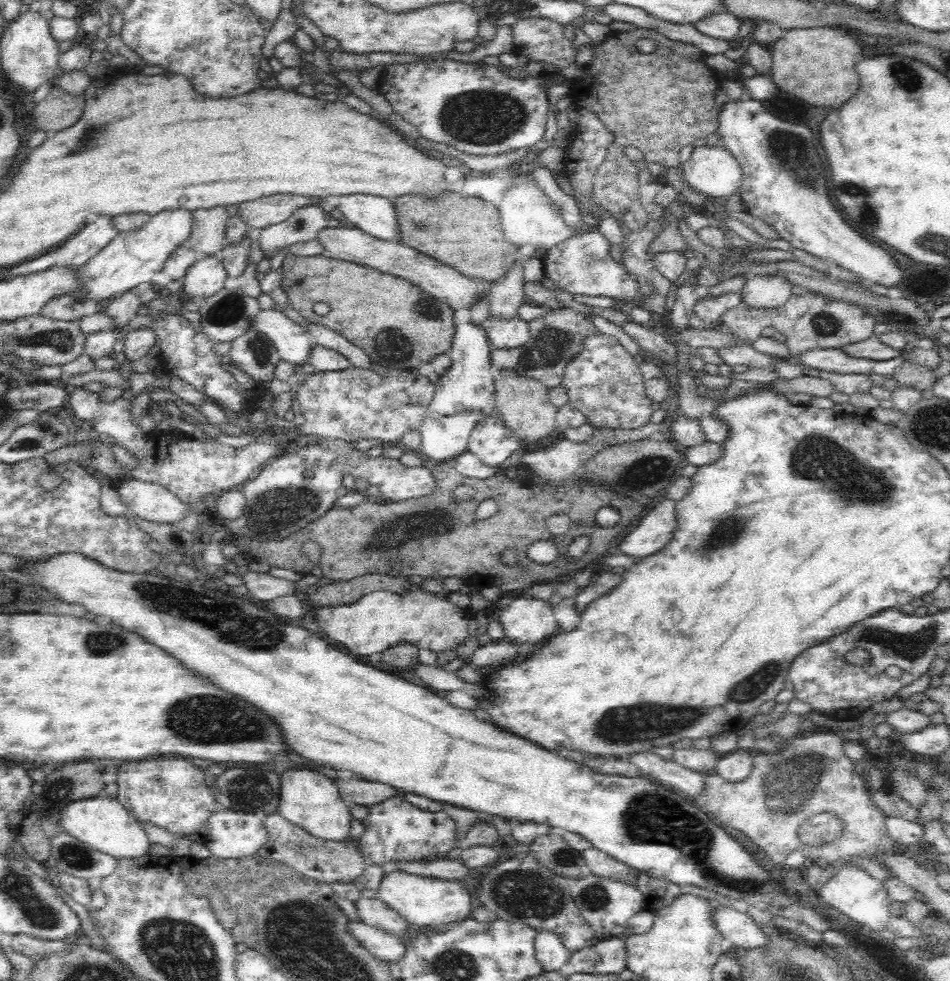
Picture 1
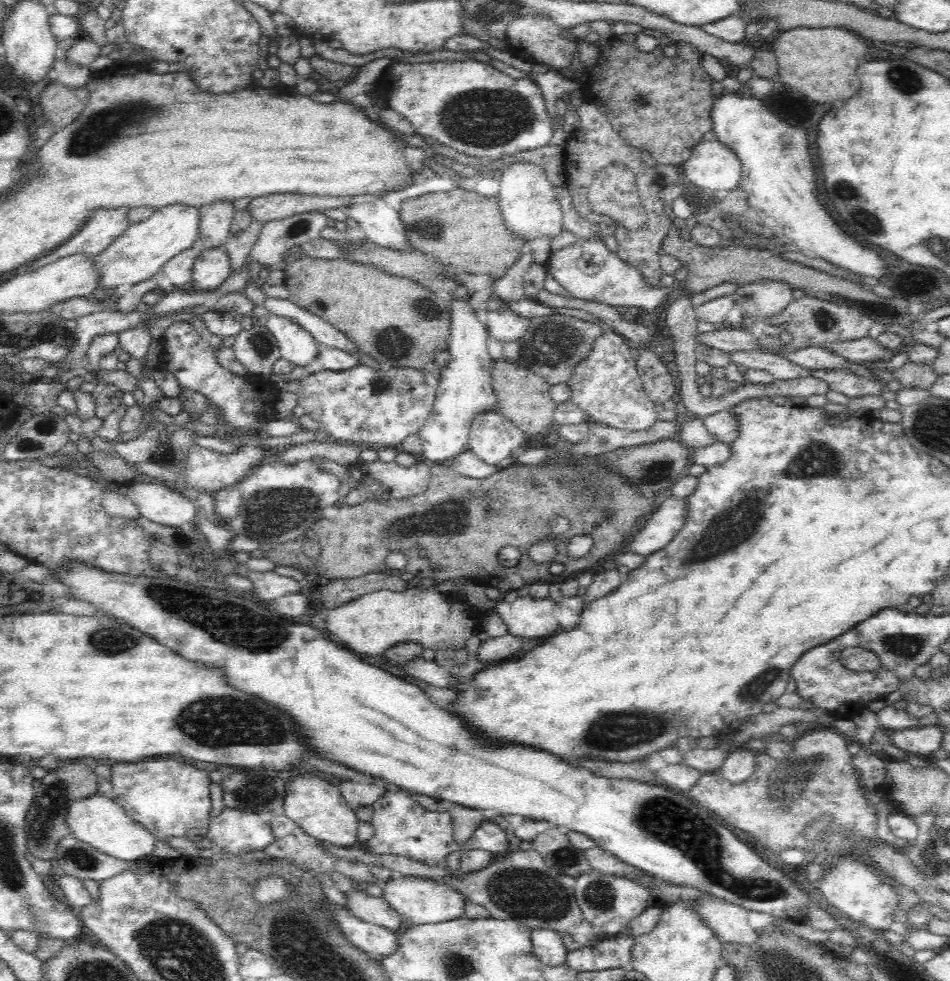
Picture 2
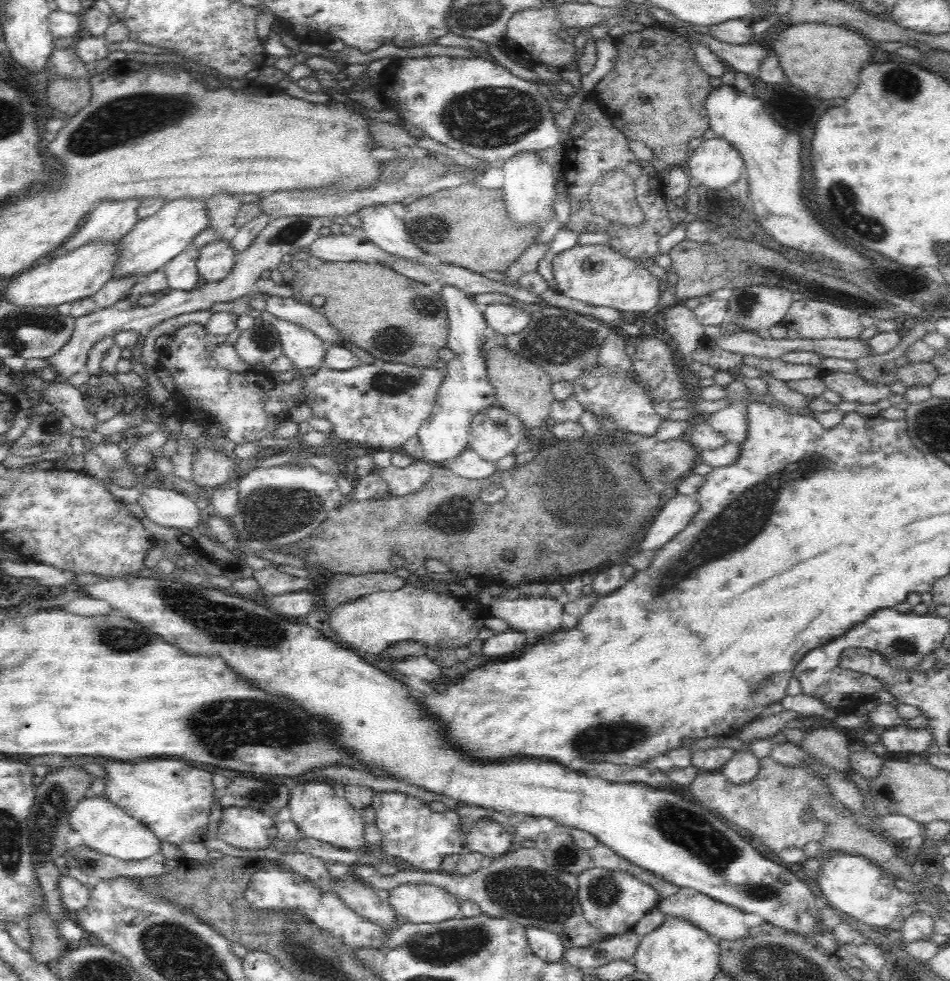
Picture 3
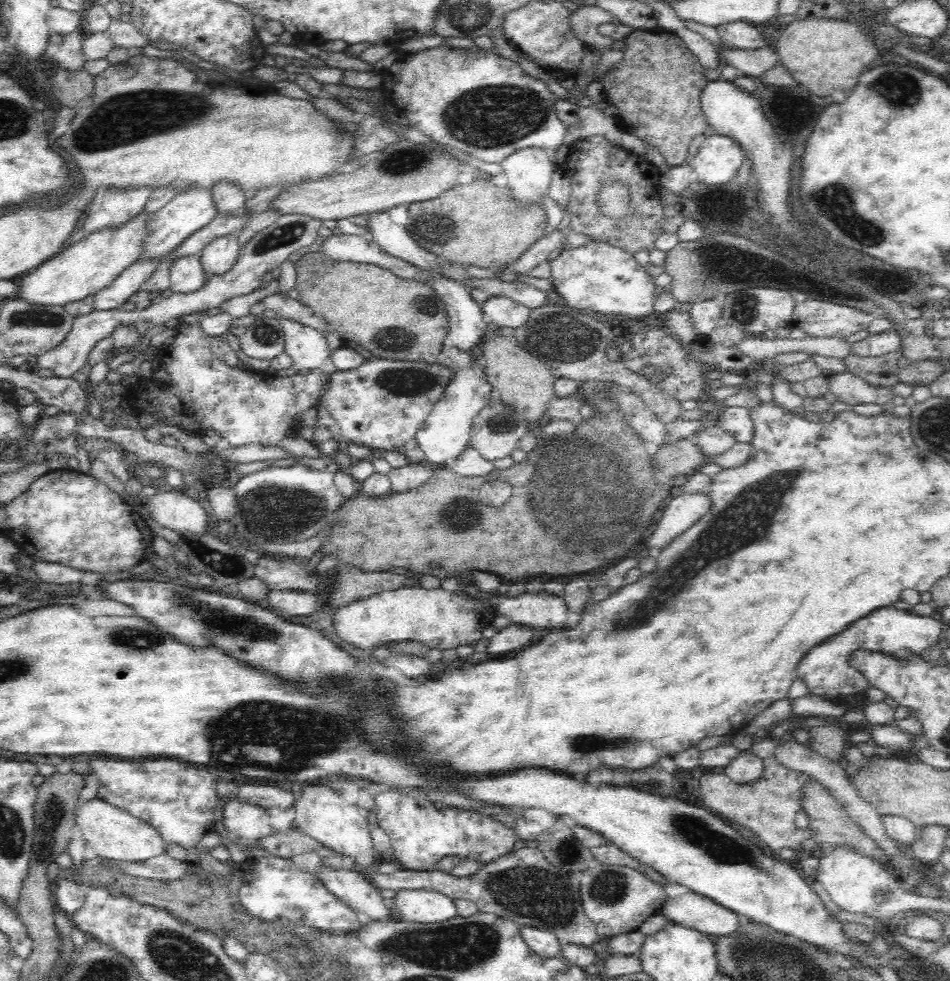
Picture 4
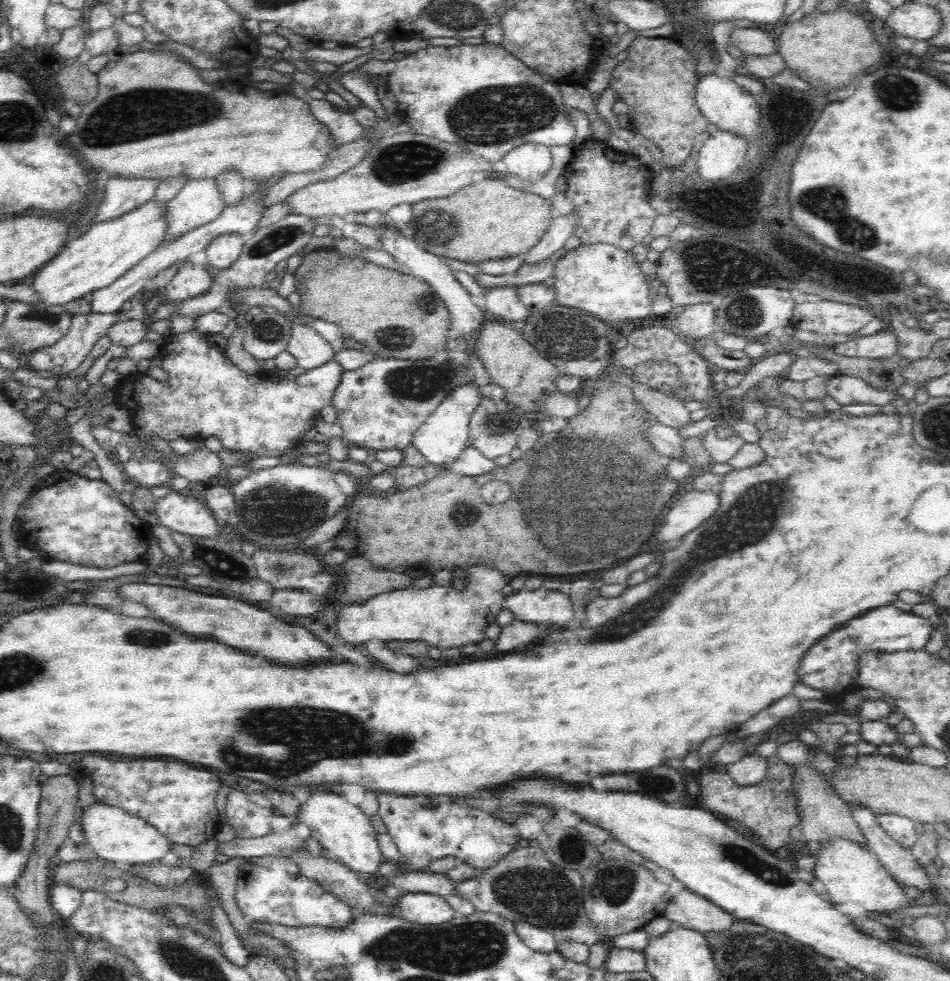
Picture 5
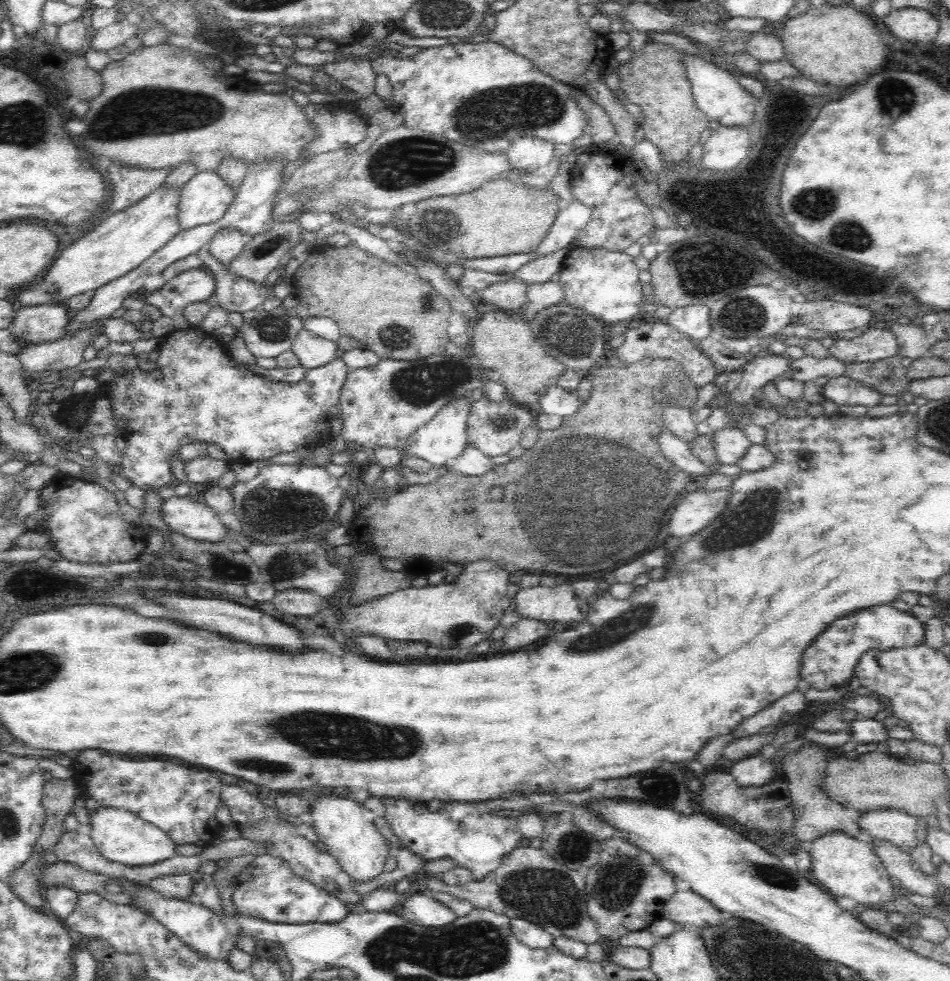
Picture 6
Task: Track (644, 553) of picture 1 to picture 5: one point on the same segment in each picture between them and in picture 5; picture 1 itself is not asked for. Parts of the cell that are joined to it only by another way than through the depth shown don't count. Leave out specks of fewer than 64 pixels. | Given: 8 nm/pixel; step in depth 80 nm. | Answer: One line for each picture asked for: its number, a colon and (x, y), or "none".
2: (664, 522)
3: (672, 517)
4: (683, 509)
5: (688, 509)

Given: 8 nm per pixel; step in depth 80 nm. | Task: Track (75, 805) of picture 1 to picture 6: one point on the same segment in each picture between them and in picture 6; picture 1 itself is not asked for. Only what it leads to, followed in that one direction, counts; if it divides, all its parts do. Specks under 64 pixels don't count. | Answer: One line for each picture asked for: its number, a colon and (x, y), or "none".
2: (99, 821)
3: (104, 826)
4: (113, 833)
5: (115, 835)
6: (120, 836)

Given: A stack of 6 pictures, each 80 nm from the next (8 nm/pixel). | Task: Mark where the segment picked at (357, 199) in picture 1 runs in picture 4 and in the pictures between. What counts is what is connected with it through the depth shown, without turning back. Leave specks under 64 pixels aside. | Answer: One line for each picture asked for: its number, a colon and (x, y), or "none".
2: (381, 225)
3: (381, 226)
4: (391, 238)

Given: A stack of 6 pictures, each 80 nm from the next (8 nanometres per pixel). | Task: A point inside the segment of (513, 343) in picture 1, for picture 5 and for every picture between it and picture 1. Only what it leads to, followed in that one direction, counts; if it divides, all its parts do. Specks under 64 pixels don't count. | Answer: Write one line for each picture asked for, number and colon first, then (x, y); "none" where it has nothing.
2: (505, 326)
3: (504, 319)
4: (502, 312)
5: (502, 303)

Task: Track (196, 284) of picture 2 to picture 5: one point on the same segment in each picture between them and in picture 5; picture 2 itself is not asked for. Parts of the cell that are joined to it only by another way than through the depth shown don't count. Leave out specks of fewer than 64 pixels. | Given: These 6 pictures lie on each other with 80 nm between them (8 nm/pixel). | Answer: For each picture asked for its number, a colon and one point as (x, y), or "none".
3: (215, 263)
4: (217, 258)
5: (222, 252)

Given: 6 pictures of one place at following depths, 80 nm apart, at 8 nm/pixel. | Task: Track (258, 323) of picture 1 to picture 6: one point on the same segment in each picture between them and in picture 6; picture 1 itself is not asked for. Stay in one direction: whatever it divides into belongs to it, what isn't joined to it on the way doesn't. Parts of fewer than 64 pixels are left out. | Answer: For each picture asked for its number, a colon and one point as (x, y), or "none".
2: (296, 345)
3: (304, 349)
4: (308, 349)
5: (311, 350)
6: (311, 351)

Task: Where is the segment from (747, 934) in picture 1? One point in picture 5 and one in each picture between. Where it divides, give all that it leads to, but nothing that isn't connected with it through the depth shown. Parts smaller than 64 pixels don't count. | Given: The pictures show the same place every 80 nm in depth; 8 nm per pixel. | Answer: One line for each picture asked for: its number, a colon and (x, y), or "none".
2: (729, 921)
3: (724, 922)
4: (693, 910)
5: (690, 910)

